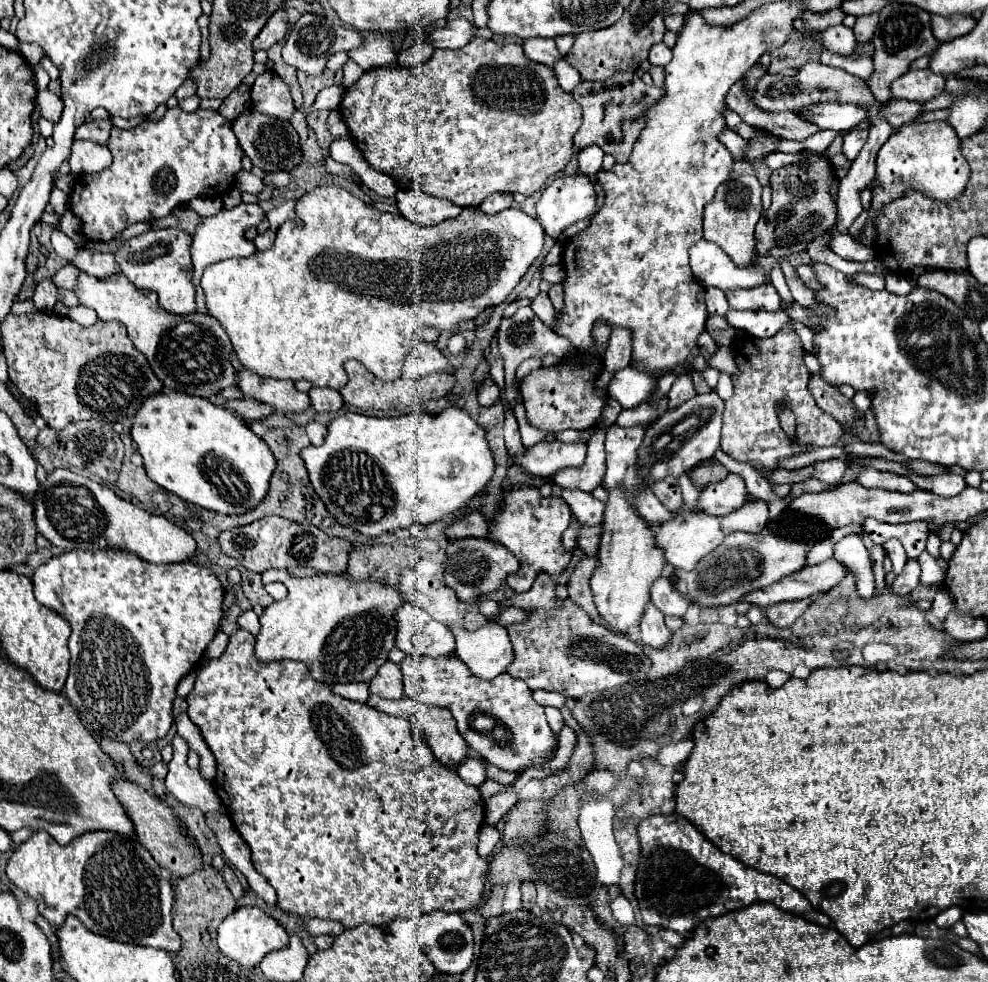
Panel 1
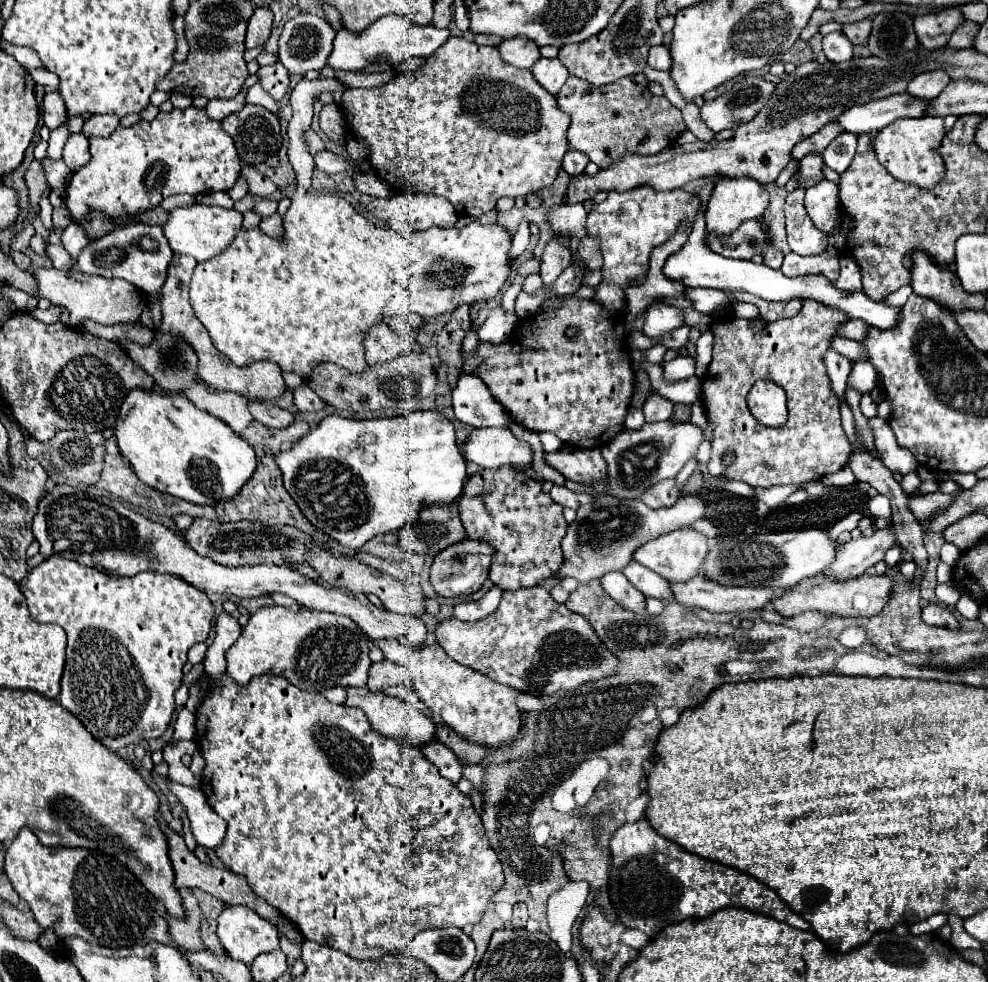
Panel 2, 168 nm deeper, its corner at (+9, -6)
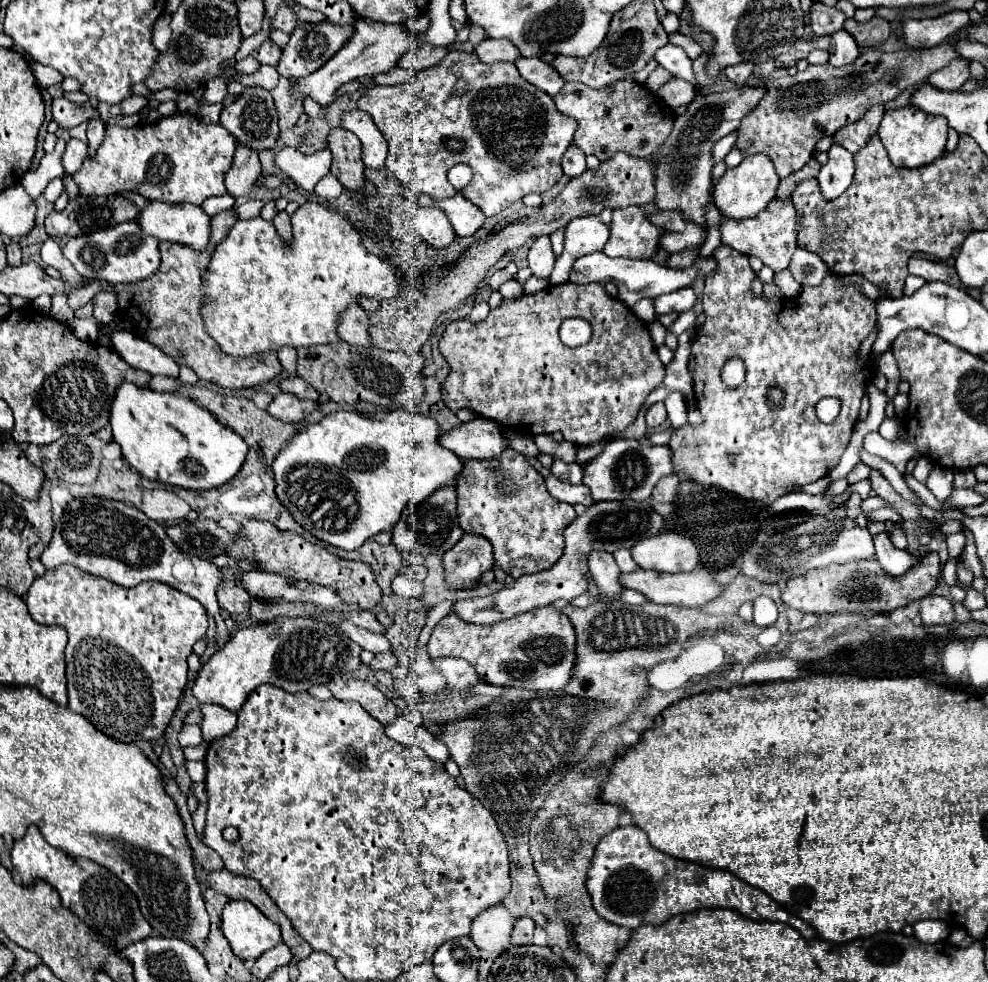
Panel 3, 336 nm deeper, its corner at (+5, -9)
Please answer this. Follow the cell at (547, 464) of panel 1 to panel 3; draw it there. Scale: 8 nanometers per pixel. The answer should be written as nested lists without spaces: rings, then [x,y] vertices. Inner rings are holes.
[[[476,417],[448,433],[442,433],[440,443],[464,461],[498,459],[508,449],[508,441],[500,433],[498,425],[484,417]]]

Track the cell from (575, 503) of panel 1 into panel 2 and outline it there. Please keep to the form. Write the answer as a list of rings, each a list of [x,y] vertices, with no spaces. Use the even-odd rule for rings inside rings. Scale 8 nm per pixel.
[[[554,486],[550,490],[550,498],[560,504],[560,506],[570,506],[574,510],[578,510],[578,506],[582,504],[590,504],[592,502],[592,496],[588,492],[574,492],[566,486]]]

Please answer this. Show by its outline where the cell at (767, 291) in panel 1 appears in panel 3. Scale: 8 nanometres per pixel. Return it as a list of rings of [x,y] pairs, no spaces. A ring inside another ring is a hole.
[[[684,287],[684,289],[678,289],[676,293],[670,293],[670,295],[664,295],[664,297],[658,297],[656,303],[654,303],[654,311],[656,315],[664,315],[664,313],[672,313],[672,311],[690,311],[694,305],[696,305],[696,291],[692,287]]]

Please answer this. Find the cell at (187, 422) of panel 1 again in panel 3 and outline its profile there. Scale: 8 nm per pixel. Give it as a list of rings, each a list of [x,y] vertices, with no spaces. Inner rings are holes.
[[[122,383],[112,401],[110,425],[112,425],[112,437],[122,447],[124,459],[142,477],[150,481],[176,485],[182,489],[192,489],[192,491],[218,489],[220,485],[226,485],[228,481],[232,481],[232,477],[236,477],[236,471],[242,469],[248,457],[248,445],[238,433],[220,425],[208,409],[176,393],[156,393],[148,387],[136,387],[132,383]]]

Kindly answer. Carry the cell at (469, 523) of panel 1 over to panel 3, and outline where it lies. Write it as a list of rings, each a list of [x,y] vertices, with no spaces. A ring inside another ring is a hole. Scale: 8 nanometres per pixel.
[[[452,485],[438,489],[432,497],[428,497],[420,505],[412,505],[404,511],[400,521],[392,529],[392,543],[398,547],[398,551],[416,551],[420,555],[438,555],[442,557],[448,549],[452,549],[464,531],[458,525],[456,519],[456,489]]]

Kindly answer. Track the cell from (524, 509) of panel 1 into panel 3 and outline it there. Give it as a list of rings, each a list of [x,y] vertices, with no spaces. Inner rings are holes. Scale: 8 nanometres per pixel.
[[[508,449],[496,461],[464,461],[464,469],[456,479],[458,493],[458,523],[470,535],[486,537],[494,547],[494,565],[500,567],[510,581],[522,575],[550,569],[564,549],[564,529],[574,521],[572,505],[560,503],[546,491],[542,475],[526,461],[524,455]]]

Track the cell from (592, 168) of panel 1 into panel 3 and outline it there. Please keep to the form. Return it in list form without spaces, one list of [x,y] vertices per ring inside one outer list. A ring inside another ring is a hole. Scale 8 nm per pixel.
[[[576,145],[568,147],[568,151],[562,157],[562,169],[568,177],[578,177],[580,173],[586,171],[586,155],[582,149],[578,149]]]

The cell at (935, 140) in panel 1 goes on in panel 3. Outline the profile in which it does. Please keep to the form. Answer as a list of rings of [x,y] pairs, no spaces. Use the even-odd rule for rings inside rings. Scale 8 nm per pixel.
[[[900,107],[900,109],[884,113],[884,119],[878,127],[878,135],[882,139],[882,145],[888,151],[890,161],[896,167],[916,169],[916,167],[924,167],[936,161],[944,153],[948,137],[948,123],[944,117],[928,115],[914,107]]]

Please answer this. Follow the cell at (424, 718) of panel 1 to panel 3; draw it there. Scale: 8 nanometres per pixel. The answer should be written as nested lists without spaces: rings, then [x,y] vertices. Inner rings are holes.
[[[334,677],[328,683],[328,689],[336,699],[360,703],[382,725],[388,725],[388,721],[394,721],[400,715],[400,709],[386,695],[382,695],[378,687],[366,681],[354,681],[352,677]]]

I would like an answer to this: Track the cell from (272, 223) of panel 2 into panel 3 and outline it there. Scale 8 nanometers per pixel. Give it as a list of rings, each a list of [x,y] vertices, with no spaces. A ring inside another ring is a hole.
[[[280,211],[274,219],[272,219],[278,235],[282,237],[282,241],[290,243],[292,241],[292,231],[290,231],[290,215],[286,211]]]

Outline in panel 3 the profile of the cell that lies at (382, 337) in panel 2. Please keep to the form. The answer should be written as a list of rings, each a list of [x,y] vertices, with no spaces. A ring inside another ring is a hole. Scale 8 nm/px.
[[[352,305],[346,309],[344,321],[340,321],[338,335],[350,345],[360,345],[360,347],[372,347],[372,337],[368,333],[368,315],[360,305]]]

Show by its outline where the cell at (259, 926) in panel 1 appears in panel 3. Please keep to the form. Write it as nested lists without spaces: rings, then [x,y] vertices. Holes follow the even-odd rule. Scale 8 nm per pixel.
[[[228,901],[222,911],[222,933],[232,953],[242,961],[258,959],[282,943],[280,927],[262,915],[250,901]]]

